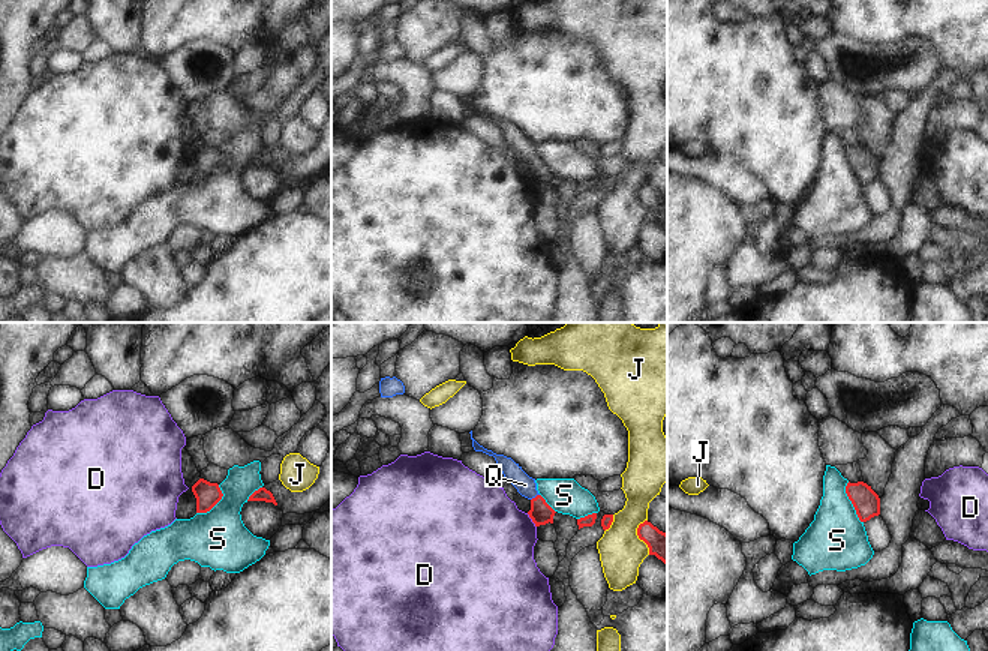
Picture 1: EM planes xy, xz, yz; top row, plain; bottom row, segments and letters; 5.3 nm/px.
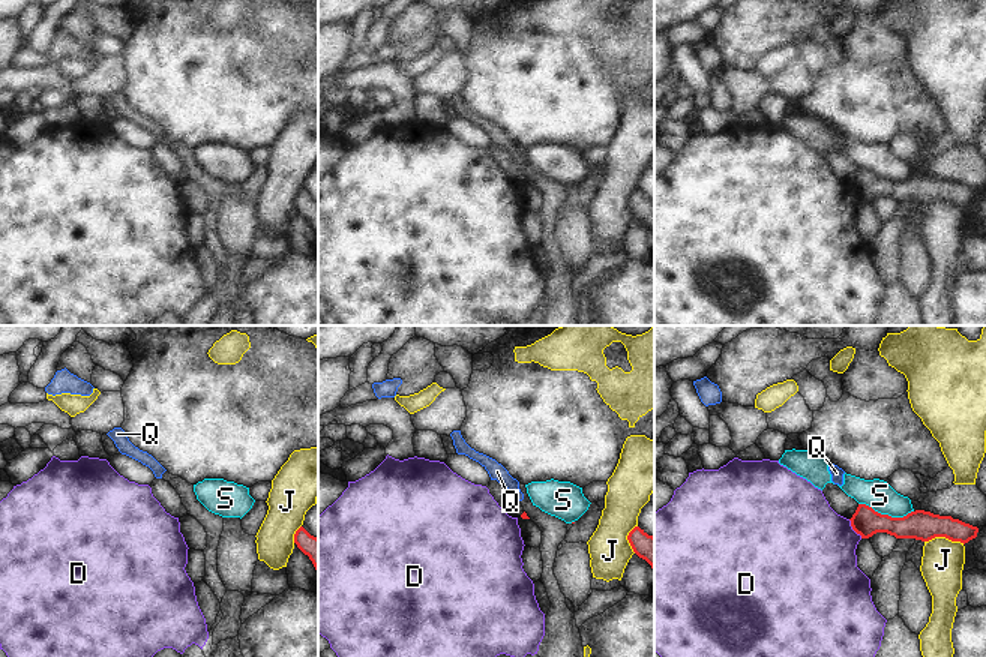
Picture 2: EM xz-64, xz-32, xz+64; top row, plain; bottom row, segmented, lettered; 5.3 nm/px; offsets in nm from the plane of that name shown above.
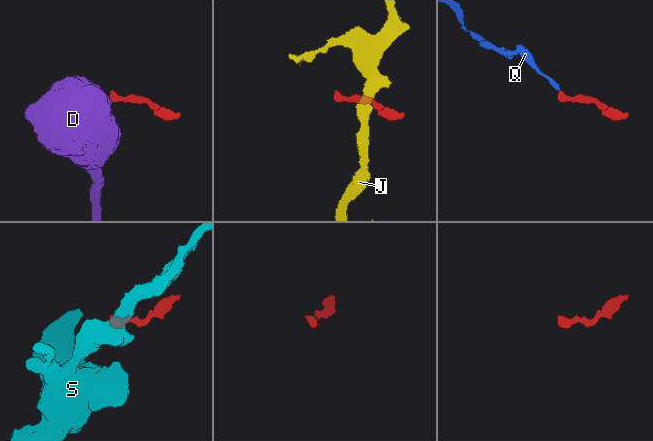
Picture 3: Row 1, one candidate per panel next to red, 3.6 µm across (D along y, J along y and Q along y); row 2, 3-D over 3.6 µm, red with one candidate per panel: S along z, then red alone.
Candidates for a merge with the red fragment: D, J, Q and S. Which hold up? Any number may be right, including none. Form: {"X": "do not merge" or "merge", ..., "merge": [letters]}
{"D": "do not merge", "J": "do not merge", "Q": "merge", "S": "do not merge", "merge": ["Q"]}

